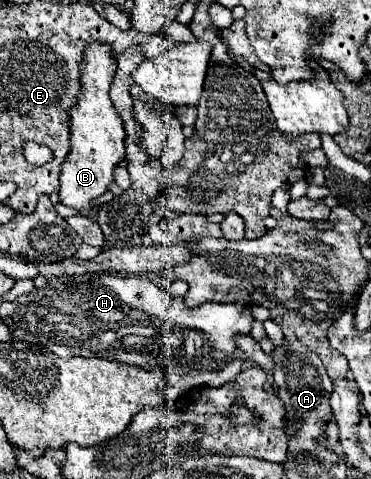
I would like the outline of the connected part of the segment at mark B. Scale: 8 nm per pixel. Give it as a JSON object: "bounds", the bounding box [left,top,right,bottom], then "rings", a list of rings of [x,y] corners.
{"bounds":[60,42,126,218],"rings":[[[92,42],[84,50],[82,68],[82,90],[78,96],[76,106],[70,110],[70,142],[72,148],[64,158],[62,172],[60,172],[60,202],[78,210],[82,216],[94,218],[98,216],[100,206],[96,206],[96,198],[108,192],[108,186],[114,182],[116,166],[126,158],[124,152],[124,122],[112,106],[108,96],[110,82],[116,72],[116,60],[110,54],[108,46]]]}

